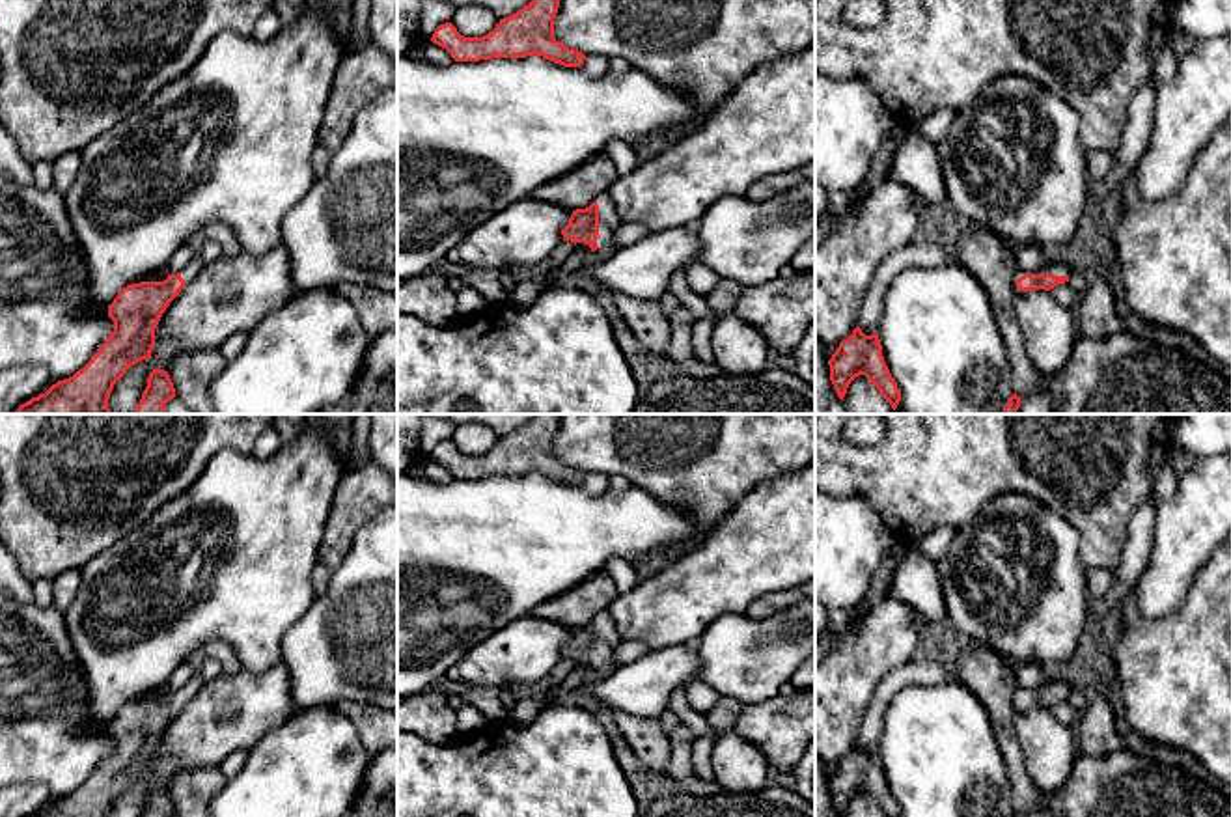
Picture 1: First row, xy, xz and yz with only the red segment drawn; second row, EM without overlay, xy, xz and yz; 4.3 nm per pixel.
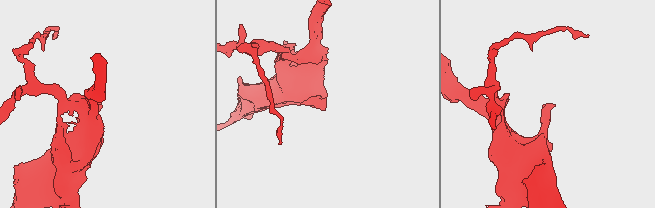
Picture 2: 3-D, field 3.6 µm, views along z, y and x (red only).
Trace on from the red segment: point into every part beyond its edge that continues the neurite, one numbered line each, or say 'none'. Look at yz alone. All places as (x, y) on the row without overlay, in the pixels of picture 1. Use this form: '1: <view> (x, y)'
1: yz (1062, 685)

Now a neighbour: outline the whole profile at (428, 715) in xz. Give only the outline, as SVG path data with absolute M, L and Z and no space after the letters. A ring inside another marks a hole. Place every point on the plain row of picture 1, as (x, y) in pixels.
M436 685L418 696L397 698L397 729L436 744L451 742L457 718L448 705L448 686Z

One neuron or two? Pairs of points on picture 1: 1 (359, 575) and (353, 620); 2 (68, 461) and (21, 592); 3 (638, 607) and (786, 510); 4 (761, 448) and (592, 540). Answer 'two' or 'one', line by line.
1: one
2: two
3: one
4: two

